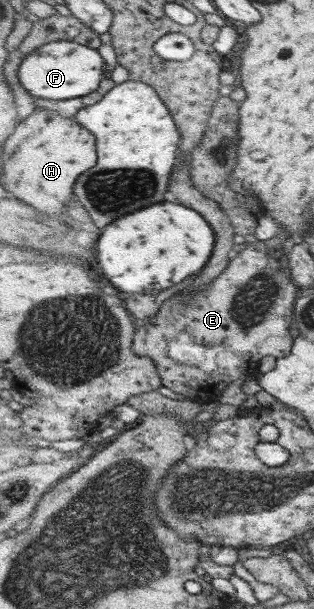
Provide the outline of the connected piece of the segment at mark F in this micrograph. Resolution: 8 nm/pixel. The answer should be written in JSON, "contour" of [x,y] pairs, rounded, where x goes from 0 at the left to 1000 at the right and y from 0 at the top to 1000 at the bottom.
{"contour":[[[204,66],[143,71],[105,87],[92,87],[86,95],[73,97],[51,126],[67,131],[73,144],[105,154],[105,161],[118,158],[137,164],[226,164],[303,151],[331,128],[331,117],[334,99],[309,80],[245,67]]]}

